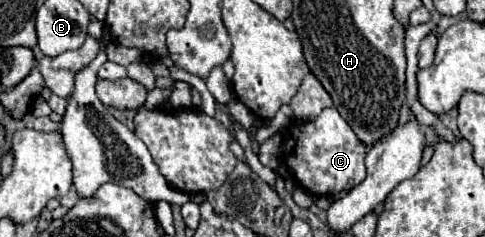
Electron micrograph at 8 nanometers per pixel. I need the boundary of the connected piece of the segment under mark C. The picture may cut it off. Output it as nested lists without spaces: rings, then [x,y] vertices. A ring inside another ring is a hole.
[[[324,109],[312,123],[300,123],[284,133],[282,161],[292,167],[296,181],[314,195],[336,195],[360,185],[366,175],[364,157],[368,147],[356,137],[352,127],[332,109]]]

